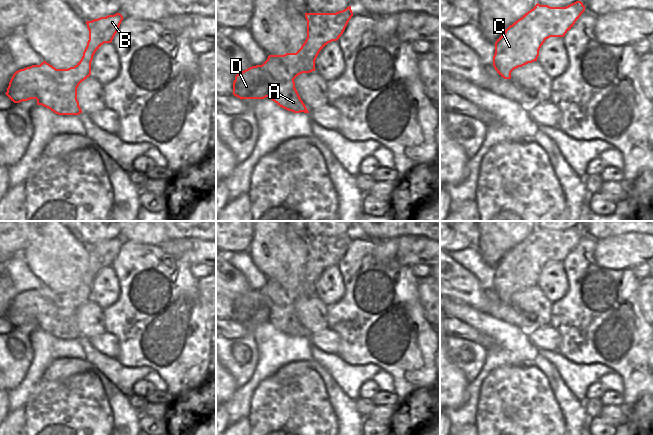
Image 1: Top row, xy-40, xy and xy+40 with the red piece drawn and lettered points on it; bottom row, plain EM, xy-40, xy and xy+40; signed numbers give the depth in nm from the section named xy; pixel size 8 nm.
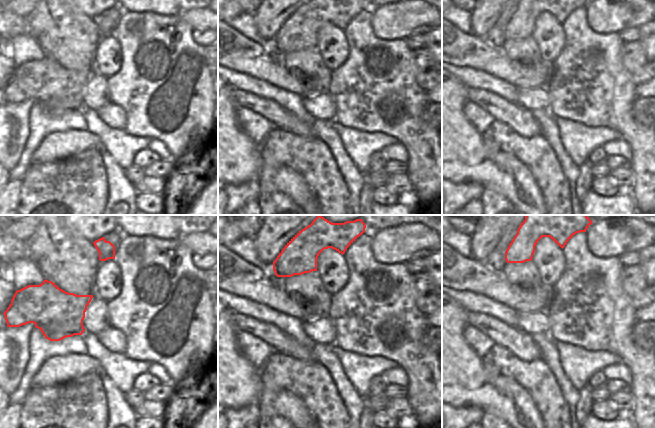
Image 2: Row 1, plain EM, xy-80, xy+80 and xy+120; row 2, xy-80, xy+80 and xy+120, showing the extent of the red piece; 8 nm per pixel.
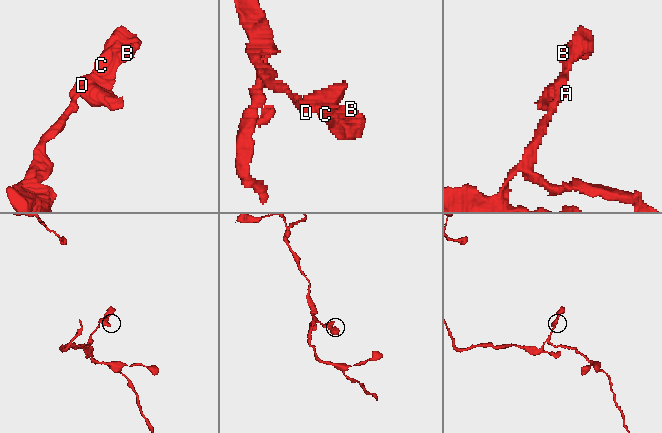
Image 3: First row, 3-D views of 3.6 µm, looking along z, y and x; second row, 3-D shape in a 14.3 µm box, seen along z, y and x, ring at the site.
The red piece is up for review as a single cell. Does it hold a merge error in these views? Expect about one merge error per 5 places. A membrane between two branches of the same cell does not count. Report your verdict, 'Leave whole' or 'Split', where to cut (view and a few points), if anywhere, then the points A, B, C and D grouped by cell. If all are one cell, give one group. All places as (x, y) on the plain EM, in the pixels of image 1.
Leave whole. No split. Groups: A B C D.

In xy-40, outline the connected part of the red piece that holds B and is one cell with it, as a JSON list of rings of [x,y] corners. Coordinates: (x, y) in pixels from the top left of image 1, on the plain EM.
[[[120,237],[86,245],[89,254],[89,264],[81,284],[68,293],[56,293],[46,285],[40,289],[32,289],[16,295],[5,317],[14,327],[36,323],[37,329],[42,329],[58,339],[79,339],[82,334],[77,324],[79,308],[91,299],[91,286],[95,276],[104,268],[111,267],[123,244]]]

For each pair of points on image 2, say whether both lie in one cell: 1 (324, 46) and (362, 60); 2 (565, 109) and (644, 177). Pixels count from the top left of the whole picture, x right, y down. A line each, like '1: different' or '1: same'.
1: different
2: same

